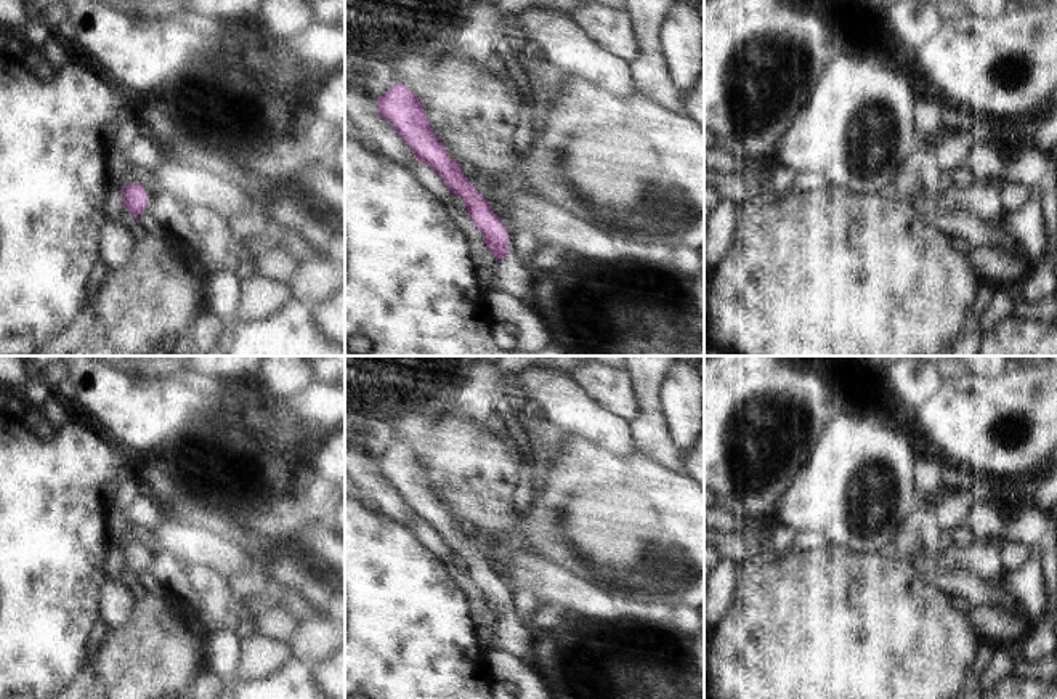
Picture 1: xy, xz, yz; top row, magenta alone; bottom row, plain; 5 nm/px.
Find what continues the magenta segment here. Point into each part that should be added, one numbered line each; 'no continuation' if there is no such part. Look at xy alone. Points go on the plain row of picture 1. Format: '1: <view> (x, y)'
no continuation

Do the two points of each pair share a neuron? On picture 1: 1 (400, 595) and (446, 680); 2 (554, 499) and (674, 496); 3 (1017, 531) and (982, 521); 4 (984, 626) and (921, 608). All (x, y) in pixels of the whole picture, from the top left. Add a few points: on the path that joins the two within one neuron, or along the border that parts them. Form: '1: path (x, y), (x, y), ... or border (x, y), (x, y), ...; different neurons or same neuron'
1: path (403, 616), (441, 654), (441, 659); same neuron
2: path (584, 472), (637, 472), (643, 478); same neuron
3: path (1009, 531), (990, 523); same neuron
4: border (966, 618), (980, 640); different neurons

